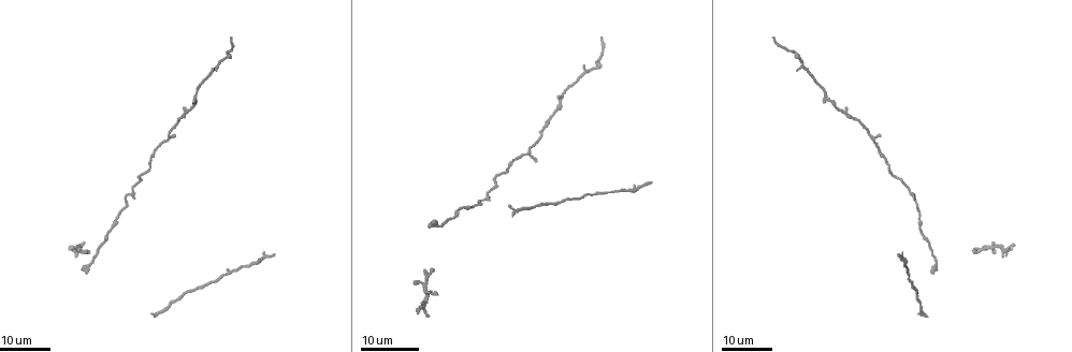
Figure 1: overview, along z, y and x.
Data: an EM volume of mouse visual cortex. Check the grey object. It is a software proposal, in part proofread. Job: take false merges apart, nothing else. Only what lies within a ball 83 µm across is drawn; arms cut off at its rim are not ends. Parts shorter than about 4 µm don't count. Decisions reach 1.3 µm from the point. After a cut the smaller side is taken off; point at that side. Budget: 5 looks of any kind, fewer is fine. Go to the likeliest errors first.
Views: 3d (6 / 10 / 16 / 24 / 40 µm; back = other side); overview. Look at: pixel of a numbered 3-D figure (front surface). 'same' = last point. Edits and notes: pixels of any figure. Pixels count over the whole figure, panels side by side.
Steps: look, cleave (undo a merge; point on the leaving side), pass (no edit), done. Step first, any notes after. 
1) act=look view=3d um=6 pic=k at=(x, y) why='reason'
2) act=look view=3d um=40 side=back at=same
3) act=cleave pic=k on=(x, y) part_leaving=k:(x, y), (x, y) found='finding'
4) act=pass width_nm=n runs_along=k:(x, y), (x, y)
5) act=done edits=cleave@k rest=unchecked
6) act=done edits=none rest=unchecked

act=look view=3d um=24 pic=1 at=(561, 103) why='side arm on a straight run'

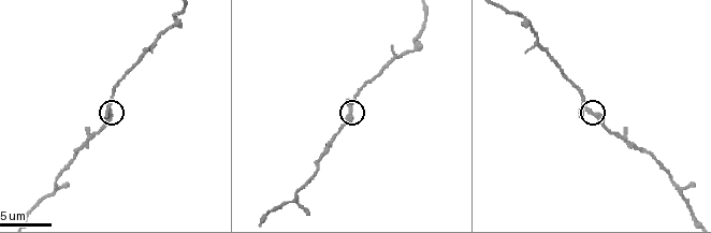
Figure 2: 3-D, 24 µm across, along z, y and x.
act=look view=3d um=10 pic=2 at=(352, 110)

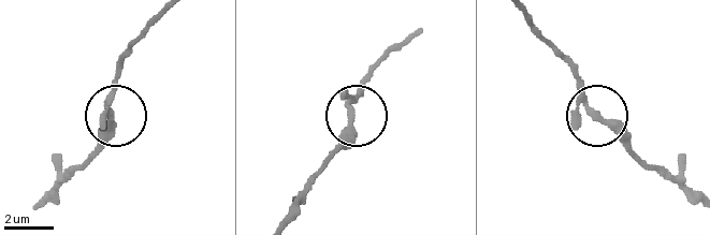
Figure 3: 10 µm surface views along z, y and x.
act=pass width_nm=230 runs_along=3:(285, 218), (344, 131), (359, 84) found='all the same neuron'

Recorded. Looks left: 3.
act=look view=3d um=6 pic=2 at=(537, 44) why='side arm on a straight run'

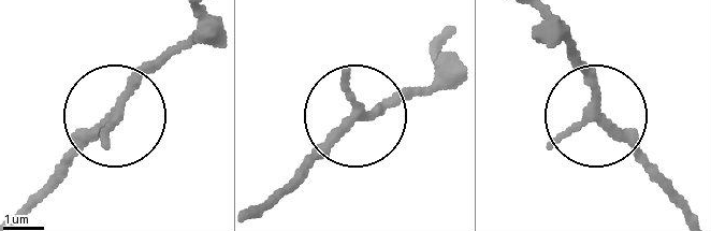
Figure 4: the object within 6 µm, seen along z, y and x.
act=look view=3d um=6 side=back pic=4 at=(356, 116) why='other side'

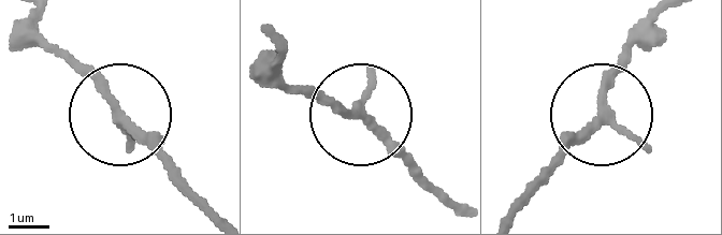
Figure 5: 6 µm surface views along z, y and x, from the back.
act=pass runs_along=5:(508, 211), (591, 130), (604, 78), (638, 20) found='continuous, no second neuron'

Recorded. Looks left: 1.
act=done edits=none rest=unchecked

